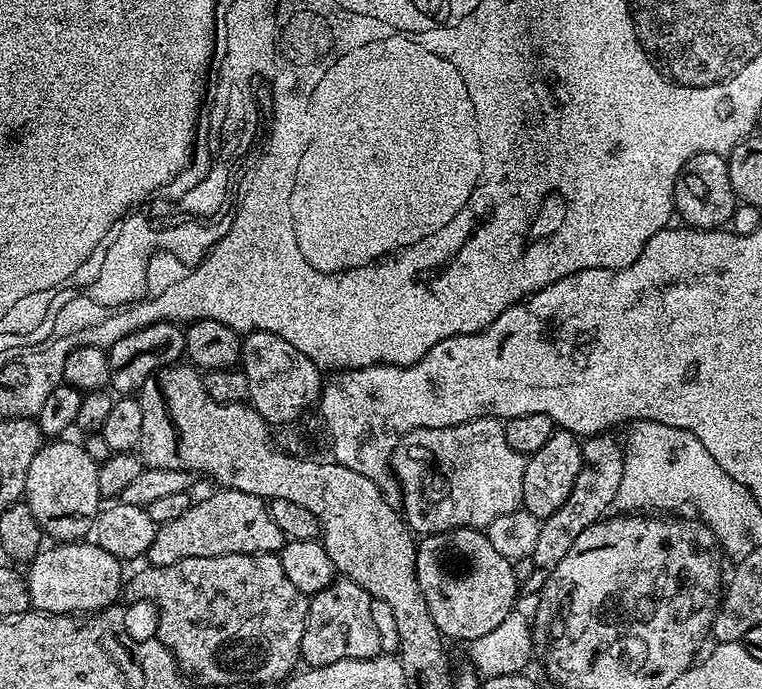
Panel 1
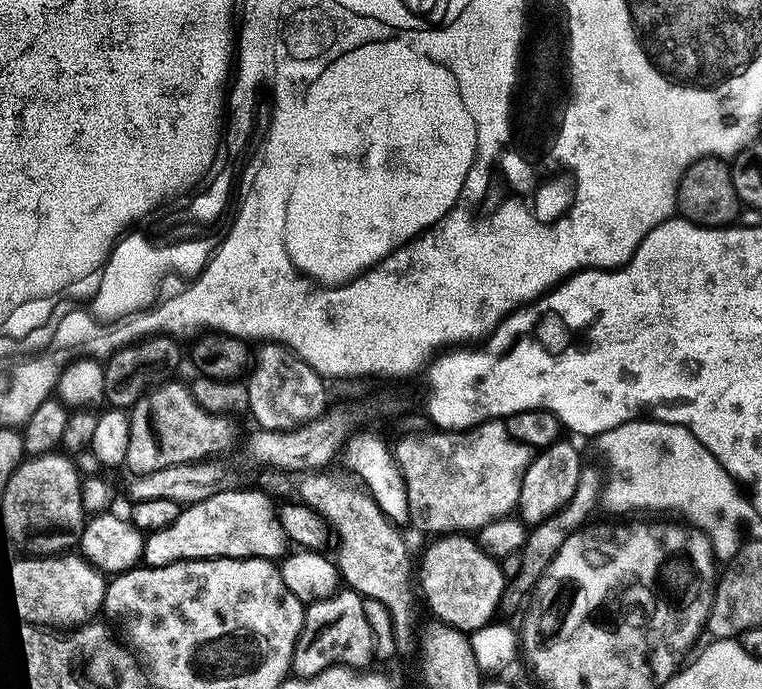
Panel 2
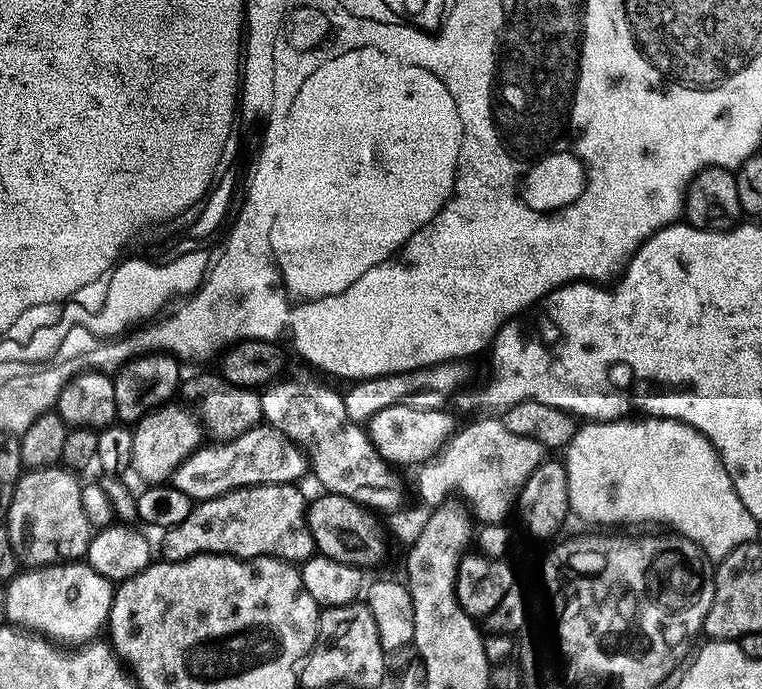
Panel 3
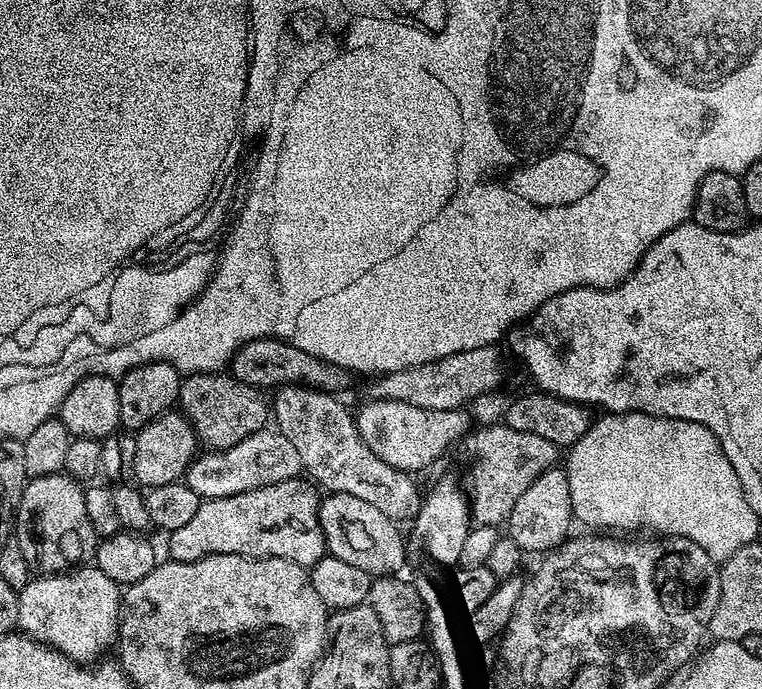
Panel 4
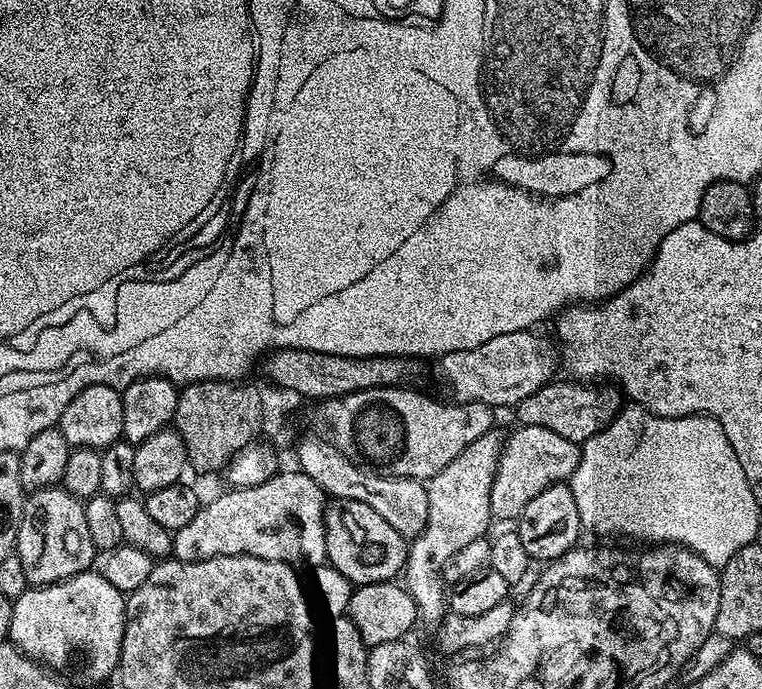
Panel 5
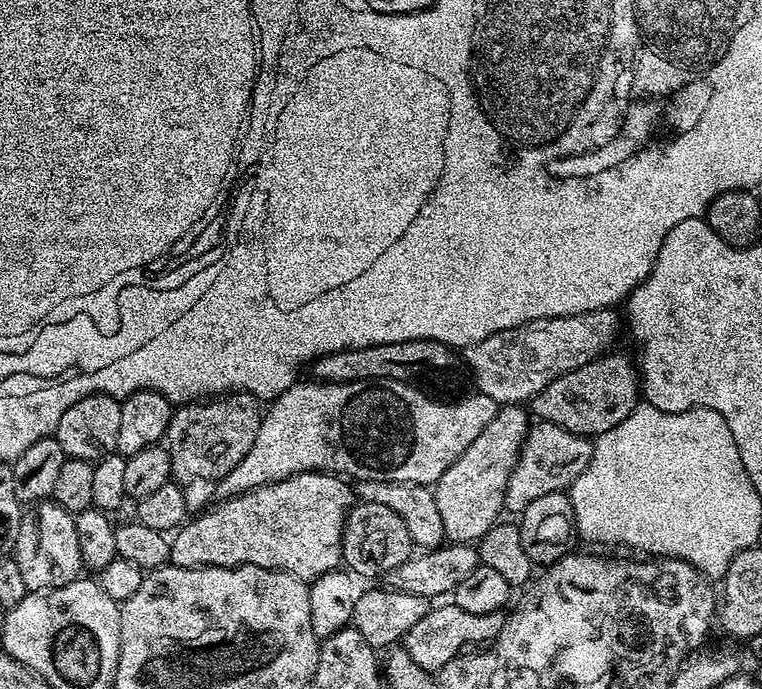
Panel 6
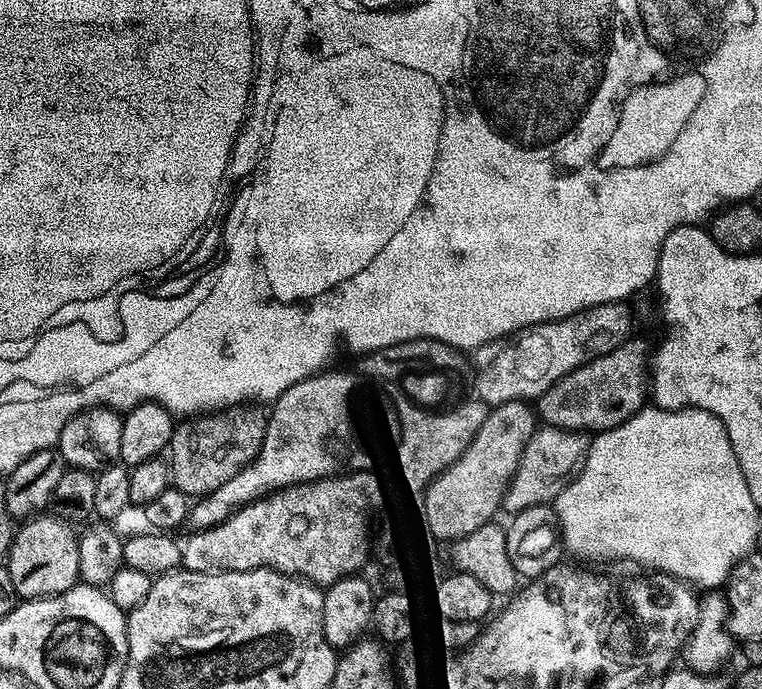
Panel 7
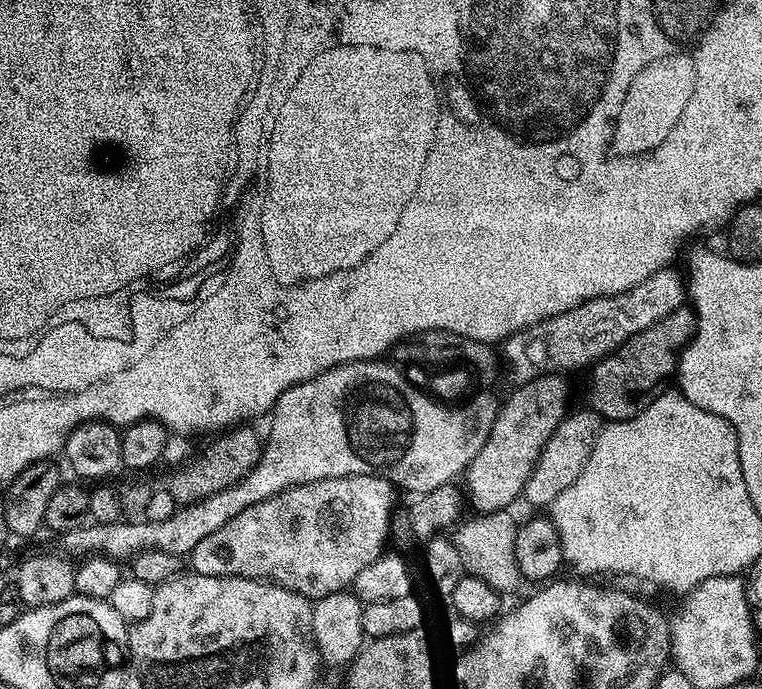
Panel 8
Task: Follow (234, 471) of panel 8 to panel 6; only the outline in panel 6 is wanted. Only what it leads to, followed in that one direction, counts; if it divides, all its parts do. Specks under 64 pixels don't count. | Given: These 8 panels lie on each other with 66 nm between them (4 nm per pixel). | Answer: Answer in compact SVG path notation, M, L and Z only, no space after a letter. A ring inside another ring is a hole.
M249 392L221 394L181 404L173 411L166 435L166 449L172 463L171 475L177 481L212 480L218 482L254 447L262 419L262 404Z

